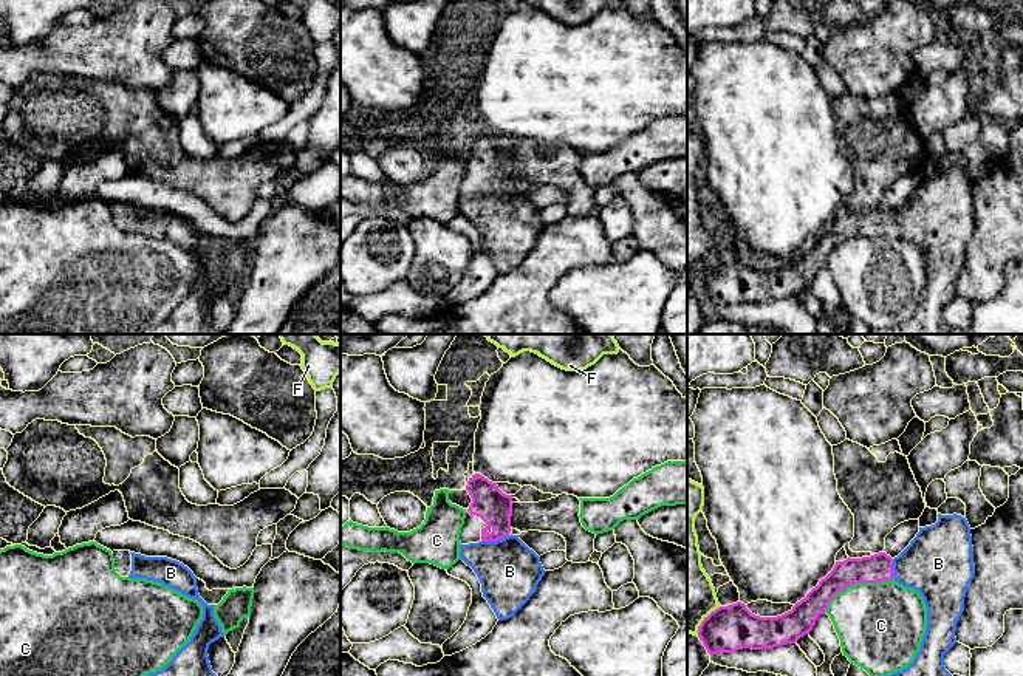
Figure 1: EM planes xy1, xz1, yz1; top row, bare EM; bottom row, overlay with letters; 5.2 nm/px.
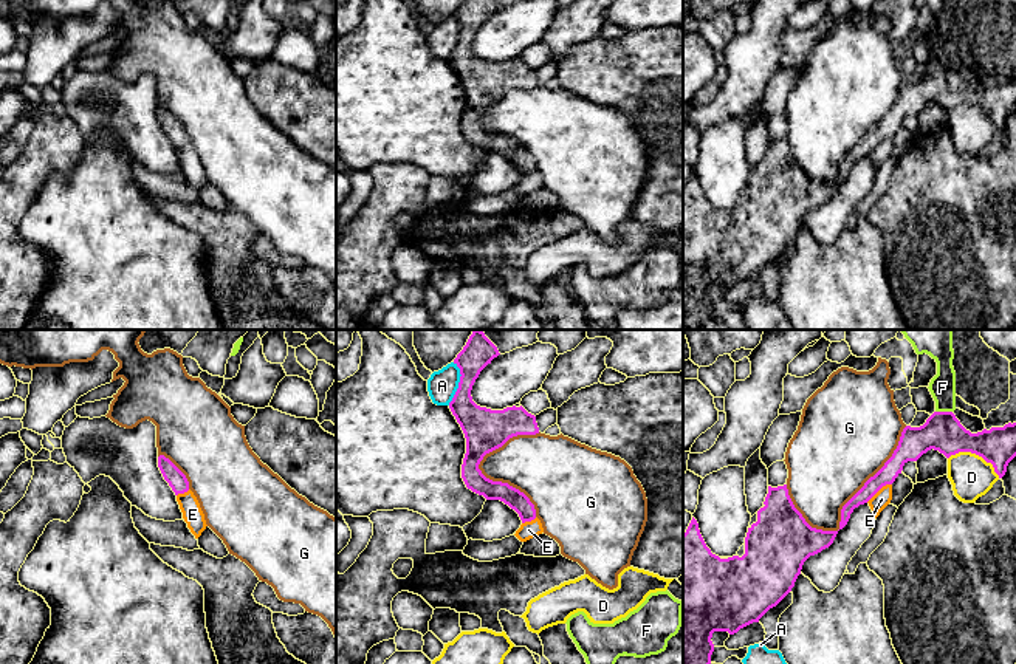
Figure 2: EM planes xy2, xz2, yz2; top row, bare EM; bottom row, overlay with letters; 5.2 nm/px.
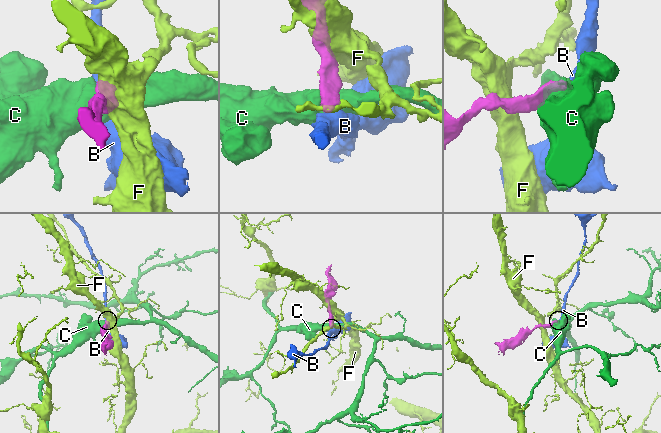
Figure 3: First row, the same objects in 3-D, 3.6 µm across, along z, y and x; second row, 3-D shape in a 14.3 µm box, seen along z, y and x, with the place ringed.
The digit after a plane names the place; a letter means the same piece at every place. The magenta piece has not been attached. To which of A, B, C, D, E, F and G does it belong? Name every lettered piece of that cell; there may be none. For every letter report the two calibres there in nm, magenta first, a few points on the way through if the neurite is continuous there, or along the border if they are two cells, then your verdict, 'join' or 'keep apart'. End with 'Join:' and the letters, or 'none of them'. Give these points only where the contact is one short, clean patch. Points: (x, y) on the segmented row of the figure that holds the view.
A: 200 nm thick on the magenta side, 160 nm on the other; keep apart
B: 180 nm thick on the magenta side, 320 nm on the other; runs through xz1 (489, 503), (497, 514), (494, 540), (499, 559), (509, 571); join
C: 150 nm thick on the magenta side, 440 nm on the other; keep apart
D: 200 nm thick on the magenta side, 220 nm on the other; border along yz2 (948, 457), (957, 452), (974, 452), (988, 462), (999, 477); keep apart
E: 110 nm thick on the magenta side, 90 nm on the other; keep apart
F: 200 nm thick on the magenta side, 140 nm on the other; keep apart
G: 100 nm thick on the magenta side, 460 nm on the other; keep apart
Join: B

